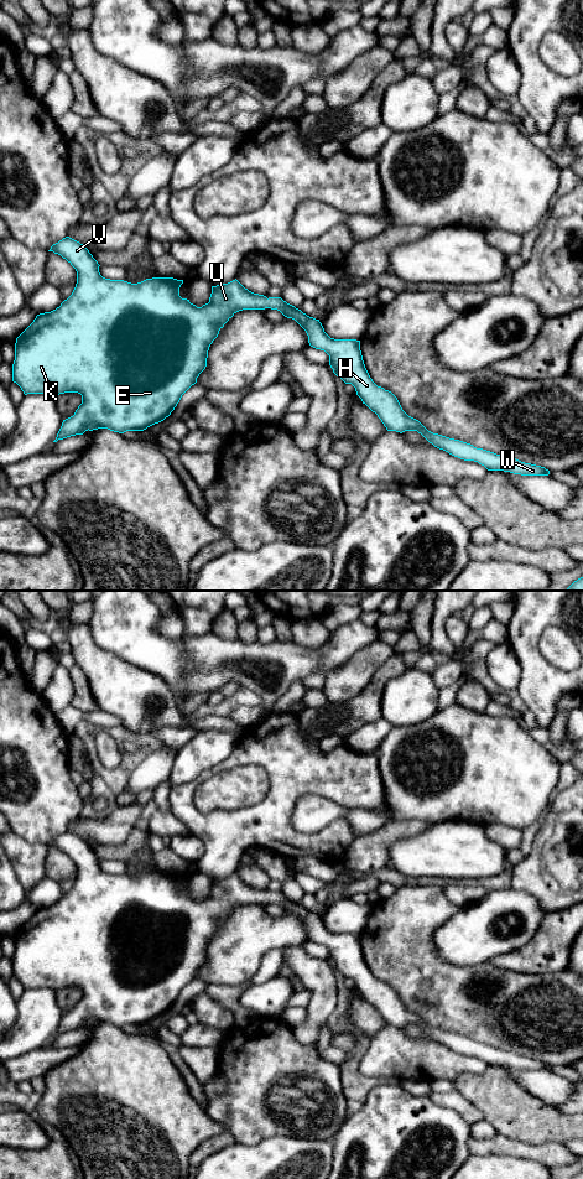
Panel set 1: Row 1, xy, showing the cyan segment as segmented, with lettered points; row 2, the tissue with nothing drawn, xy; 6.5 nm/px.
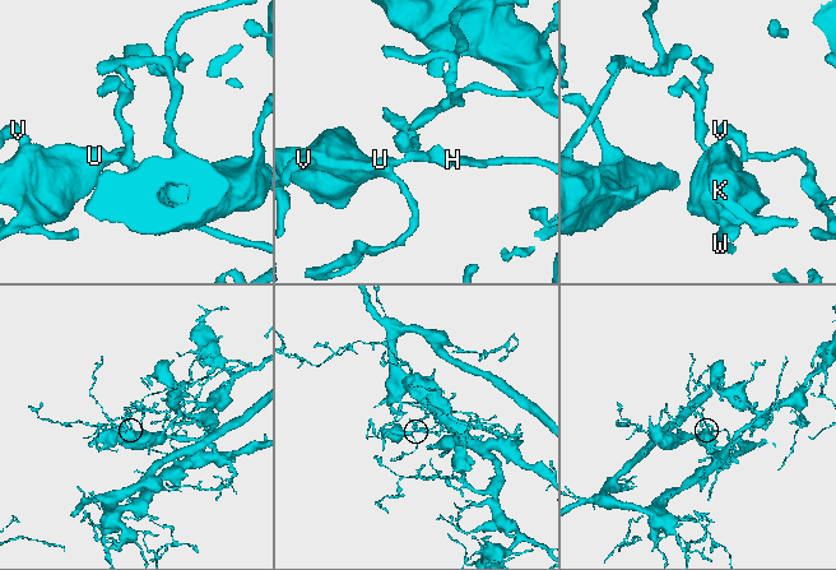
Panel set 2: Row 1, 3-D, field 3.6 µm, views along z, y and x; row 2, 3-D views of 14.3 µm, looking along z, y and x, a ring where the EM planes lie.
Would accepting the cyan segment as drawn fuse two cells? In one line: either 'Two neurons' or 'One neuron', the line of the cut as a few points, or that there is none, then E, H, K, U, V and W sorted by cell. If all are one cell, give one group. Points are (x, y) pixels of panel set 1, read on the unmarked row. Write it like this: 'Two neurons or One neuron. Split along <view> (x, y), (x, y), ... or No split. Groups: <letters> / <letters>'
One neuron. No split. Groups: E H K U V W

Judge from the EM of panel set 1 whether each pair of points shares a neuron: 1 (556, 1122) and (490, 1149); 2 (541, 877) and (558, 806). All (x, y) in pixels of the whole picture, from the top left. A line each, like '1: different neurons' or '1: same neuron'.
1: different neurons
2: same neuron

